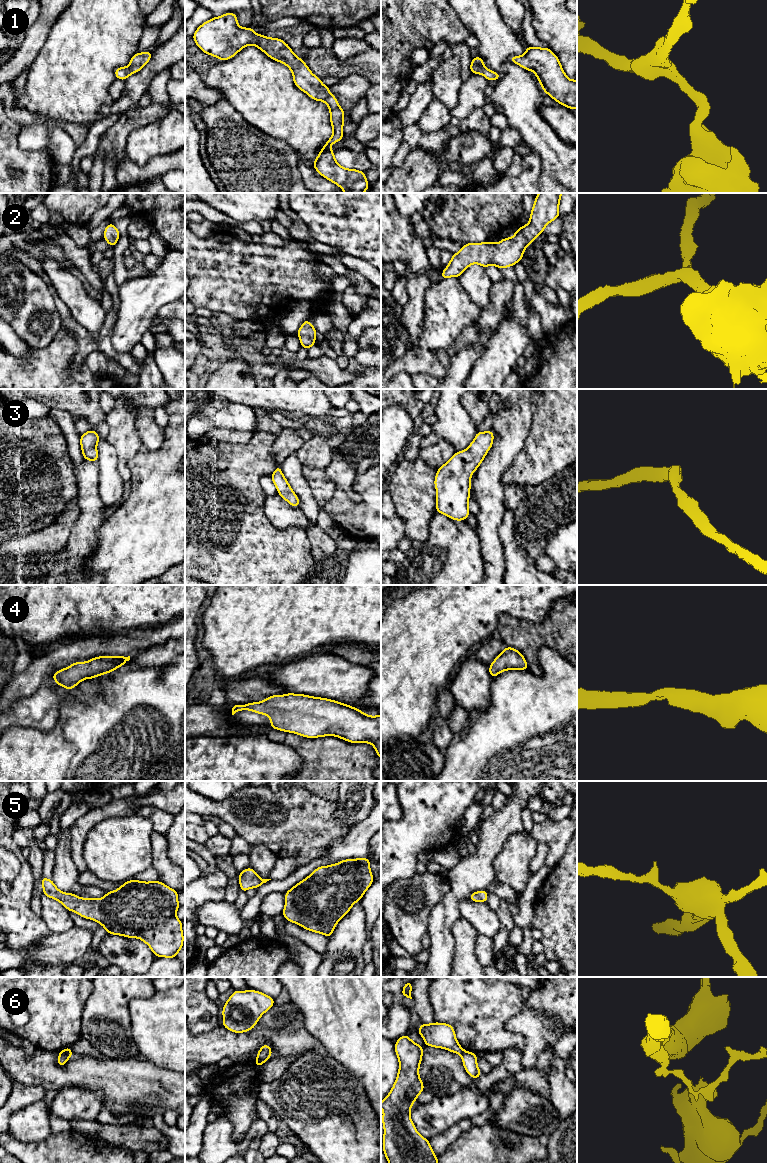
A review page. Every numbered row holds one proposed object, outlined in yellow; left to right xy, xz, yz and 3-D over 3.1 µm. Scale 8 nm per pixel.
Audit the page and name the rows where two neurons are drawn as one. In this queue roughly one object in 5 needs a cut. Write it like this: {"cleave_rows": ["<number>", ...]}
{"cleave_rows": ["6"]}

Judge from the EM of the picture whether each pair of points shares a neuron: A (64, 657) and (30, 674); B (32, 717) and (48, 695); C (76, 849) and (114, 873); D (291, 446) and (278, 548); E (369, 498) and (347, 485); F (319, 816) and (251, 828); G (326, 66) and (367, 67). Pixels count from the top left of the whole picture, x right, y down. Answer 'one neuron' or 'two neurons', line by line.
A: one neuron
B: one neuron
C: two neurons
D: two neurons
E: two neurons
F: one neuron
G: one neuron

